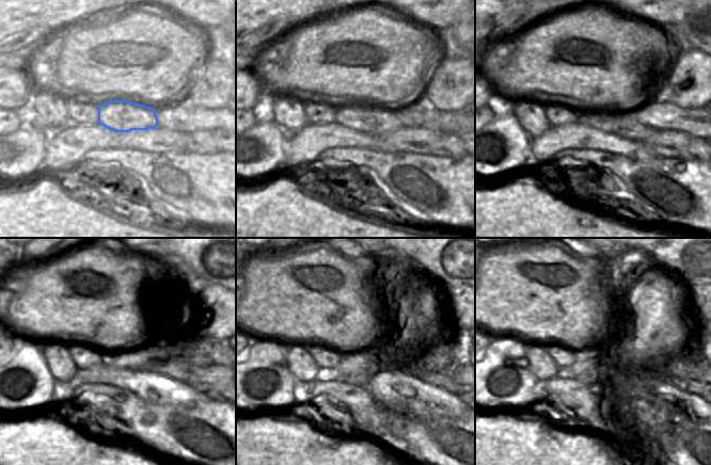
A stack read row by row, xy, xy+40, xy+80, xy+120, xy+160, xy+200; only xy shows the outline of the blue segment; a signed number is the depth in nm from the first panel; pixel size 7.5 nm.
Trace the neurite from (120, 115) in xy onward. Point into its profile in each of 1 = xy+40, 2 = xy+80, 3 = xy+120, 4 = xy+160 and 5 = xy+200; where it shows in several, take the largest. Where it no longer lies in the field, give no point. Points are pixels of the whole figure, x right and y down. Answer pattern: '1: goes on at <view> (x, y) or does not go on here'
1: goes on at xy+40 (370, 121)
2: goes on at xy+80 (625, 126)
3: goes on at xy+120 (179, 370)
4: goes on at xy+160 (440, 359)
5: goes on at xy+200 (691, 368)

